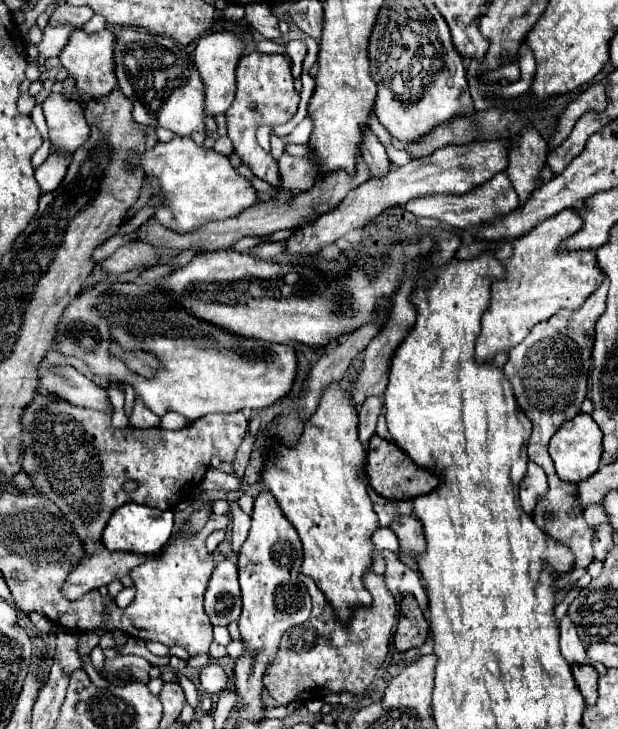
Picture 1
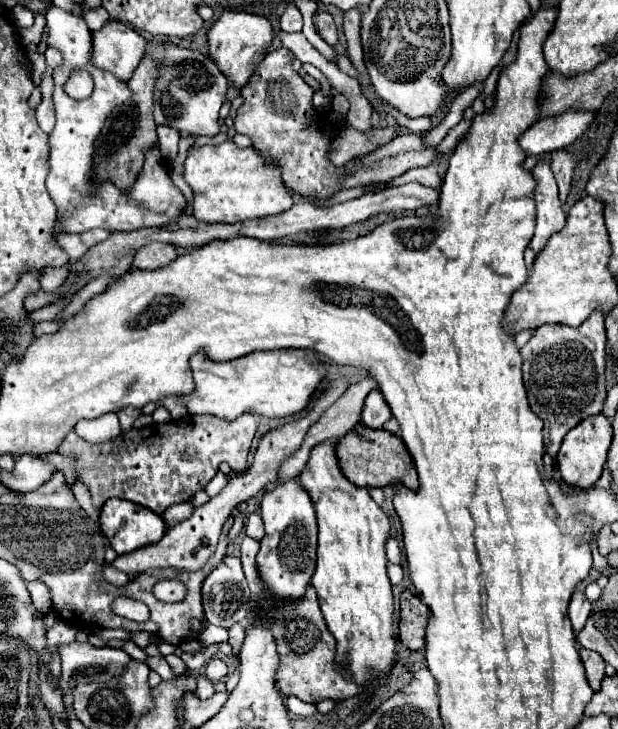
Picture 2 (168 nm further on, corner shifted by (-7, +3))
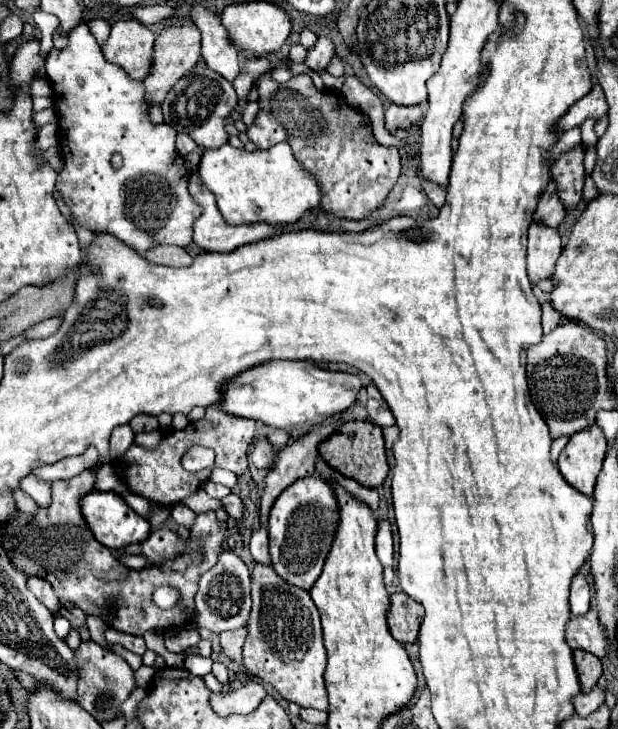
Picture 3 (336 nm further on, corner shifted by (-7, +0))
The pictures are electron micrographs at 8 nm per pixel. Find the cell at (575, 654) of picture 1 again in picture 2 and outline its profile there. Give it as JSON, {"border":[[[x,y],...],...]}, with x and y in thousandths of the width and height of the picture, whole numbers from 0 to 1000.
{"border":[[[932,809],[926,815],[926,823],[922,823],[922,834],[919,834],[919,845],[926,850],[926,861],[929,861],[929,870],[939,870],[951,845],[955,845],[955,826],[948,823],[945,812],[942,809]]]}

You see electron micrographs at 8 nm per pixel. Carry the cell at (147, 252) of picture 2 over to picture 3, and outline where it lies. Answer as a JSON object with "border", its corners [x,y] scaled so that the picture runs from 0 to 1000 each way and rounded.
{"border":[[[252,336],[243,344],[236,344],[236,355],[243,361],[256,364],[275,364],[275,366],[307,366],[311,353],[294,339],[275,339],[275,336]]]}

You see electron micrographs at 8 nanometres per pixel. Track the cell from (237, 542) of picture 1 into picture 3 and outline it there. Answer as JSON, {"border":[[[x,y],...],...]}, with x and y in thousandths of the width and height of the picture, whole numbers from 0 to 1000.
{"border":[[[414,772],[408,781],[408,841],[392,901],[395,918],[408,929],[437,937],[456,959],[485,970],[531,973],[521,929],[528,918],[528,890],[521,882],[515,835],[498,811],[456,797],[456,791],[434,775]]]}

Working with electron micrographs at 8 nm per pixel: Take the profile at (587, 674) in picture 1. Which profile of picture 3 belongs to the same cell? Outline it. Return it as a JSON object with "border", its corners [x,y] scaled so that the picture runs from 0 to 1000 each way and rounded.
{"border":[[[935,890],[935,893],[929,893],[929,912],[932,912],[932,923],[939,931],[942,951],[955,951],[955,945],[974,929],[971,904],[955,898],[955,896],[942,896],[942,890]]]}

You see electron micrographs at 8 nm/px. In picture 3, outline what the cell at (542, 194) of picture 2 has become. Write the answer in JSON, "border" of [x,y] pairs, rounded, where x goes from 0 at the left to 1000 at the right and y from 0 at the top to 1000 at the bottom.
{"border":[[[871,306],[858,309],[858,317],[854,317],[854,383],[861,391],[867,391],[877,383],[893,380],[906,347],[909,347],[909,328],[900,314],[883,314],[880,309],[871,309]]]}

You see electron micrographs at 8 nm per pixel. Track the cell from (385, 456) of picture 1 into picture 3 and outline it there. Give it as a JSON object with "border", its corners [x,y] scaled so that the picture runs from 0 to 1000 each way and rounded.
{"border":[[[576,575],[557,578],[531,602],[524,602],[515,610],[515,619],[537,643],[550,646],[553,652],[560,652],[566,657],[576,657],[579,663],[586,663],[592,668],[618,665],[628,652],[621,599],[618,599],[618,588],[608,580],[576,578]]]}

